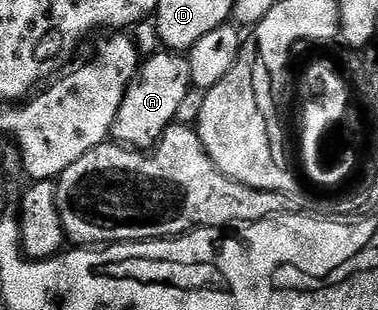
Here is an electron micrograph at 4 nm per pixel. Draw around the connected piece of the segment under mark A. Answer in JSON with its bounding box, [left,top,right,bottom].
[113,49,192,149]

